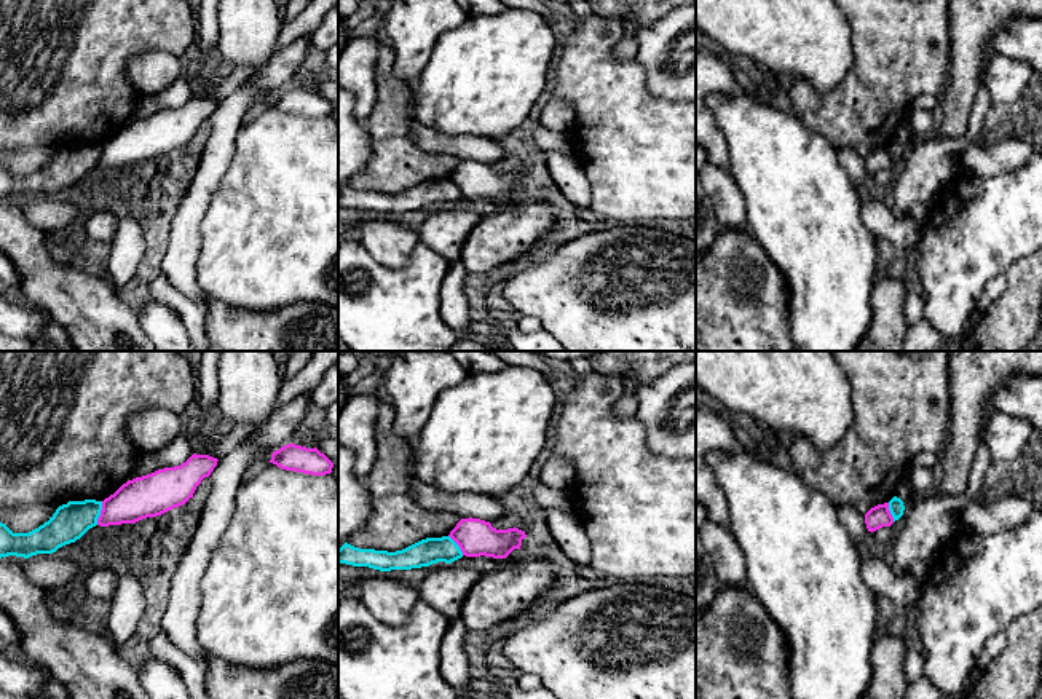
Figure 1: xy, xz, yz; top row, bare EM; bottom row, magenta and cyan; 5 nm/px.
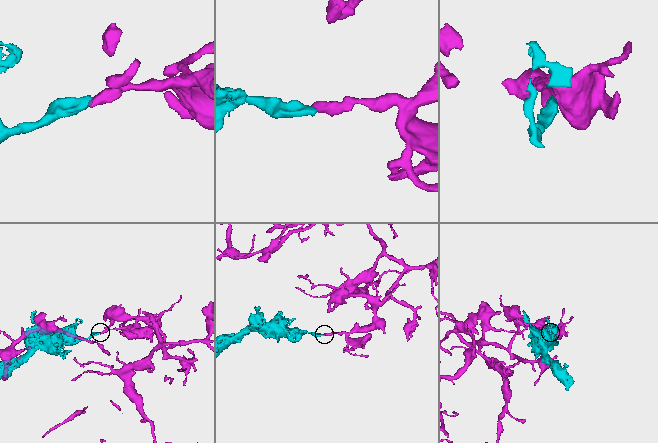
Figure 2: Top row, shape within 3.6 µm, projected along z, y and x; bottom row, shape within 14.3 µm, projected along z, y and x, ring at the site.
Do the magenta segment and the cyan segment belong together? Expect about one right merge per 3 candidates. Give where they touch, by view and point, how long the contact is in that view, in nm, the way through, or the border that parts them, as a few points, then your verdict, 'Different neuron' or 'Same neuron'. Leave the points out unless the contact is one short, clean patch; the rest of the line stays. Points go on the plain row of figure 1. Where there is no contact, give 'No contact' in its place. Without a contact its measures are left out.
Touches magenta at xy (101, 155). Shared border 120 nm. Boundary: xy (102, 144), (96, 166). Different neuron

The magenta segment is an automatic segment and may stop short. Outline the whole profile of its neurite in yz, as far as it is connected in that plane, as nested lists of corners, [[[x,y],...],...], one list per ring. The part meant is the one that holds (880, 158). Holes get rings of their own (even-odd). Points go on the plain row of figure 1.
[[[889,145],[871,150],[865,156],[865,166],[866,166],[868,174],[871,176],[882,169],[890,169],[894,166],[894,160],[889,153]]]

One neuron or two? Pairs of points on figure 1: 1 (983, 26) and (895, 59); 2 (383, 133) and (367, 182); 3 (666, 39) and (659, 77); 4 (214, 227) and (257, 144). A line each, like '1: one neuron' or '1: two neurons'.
1: two neurons
2: one neuron
3: one neuron
4: one neuron

